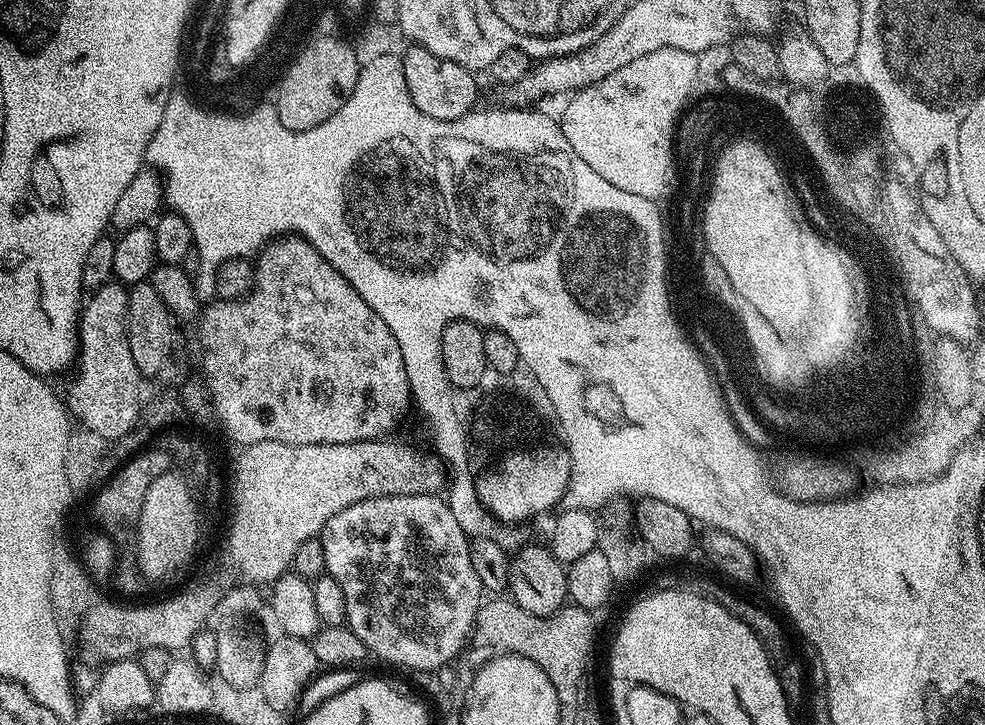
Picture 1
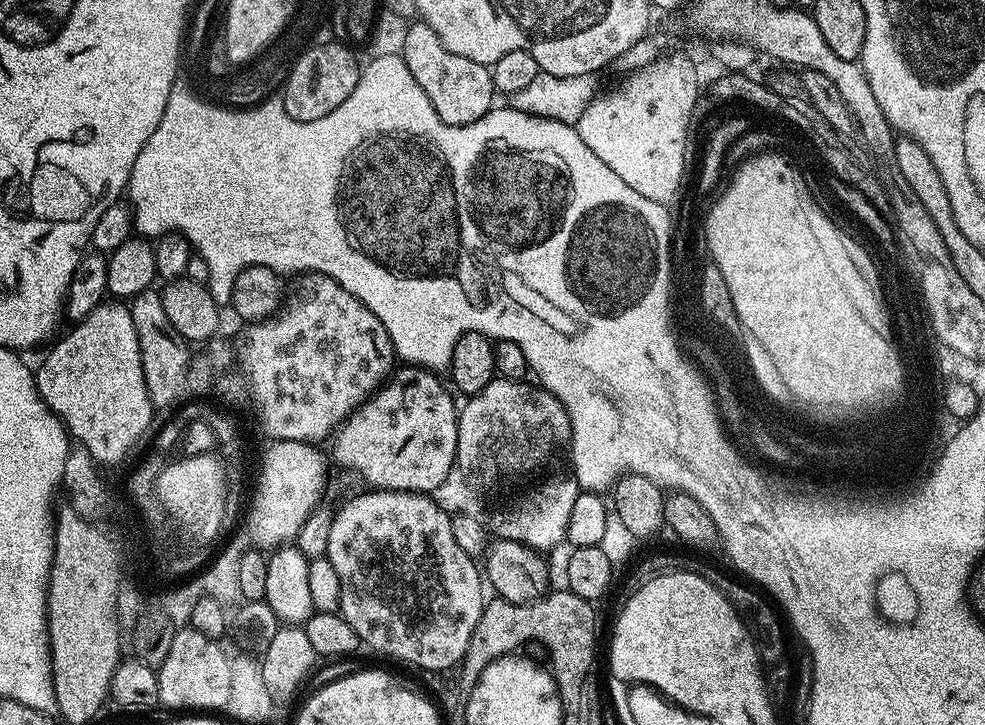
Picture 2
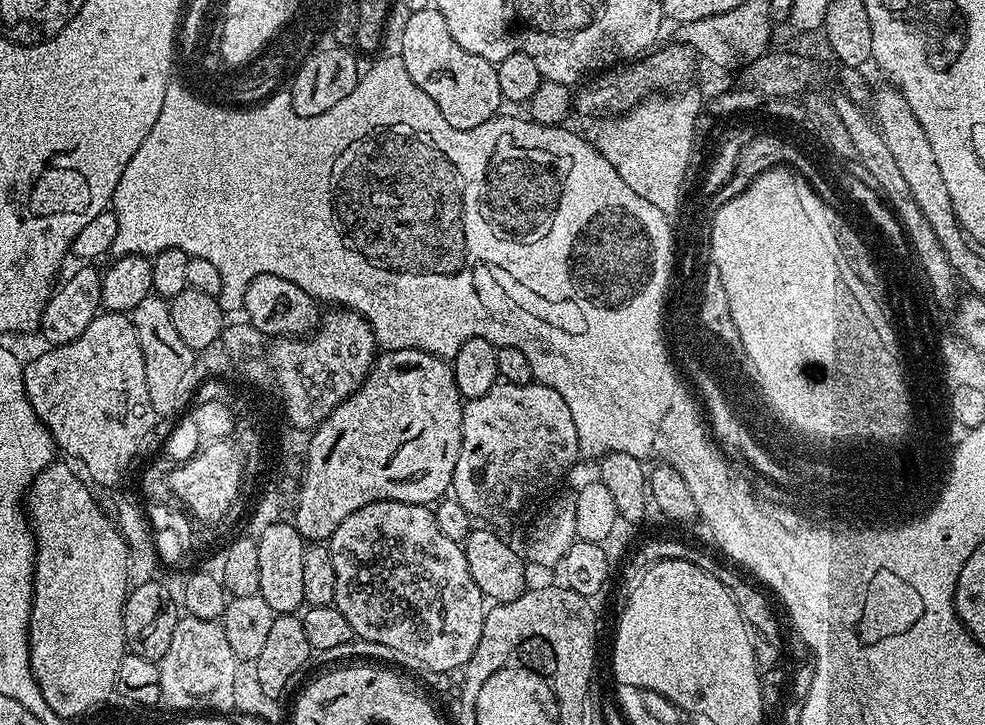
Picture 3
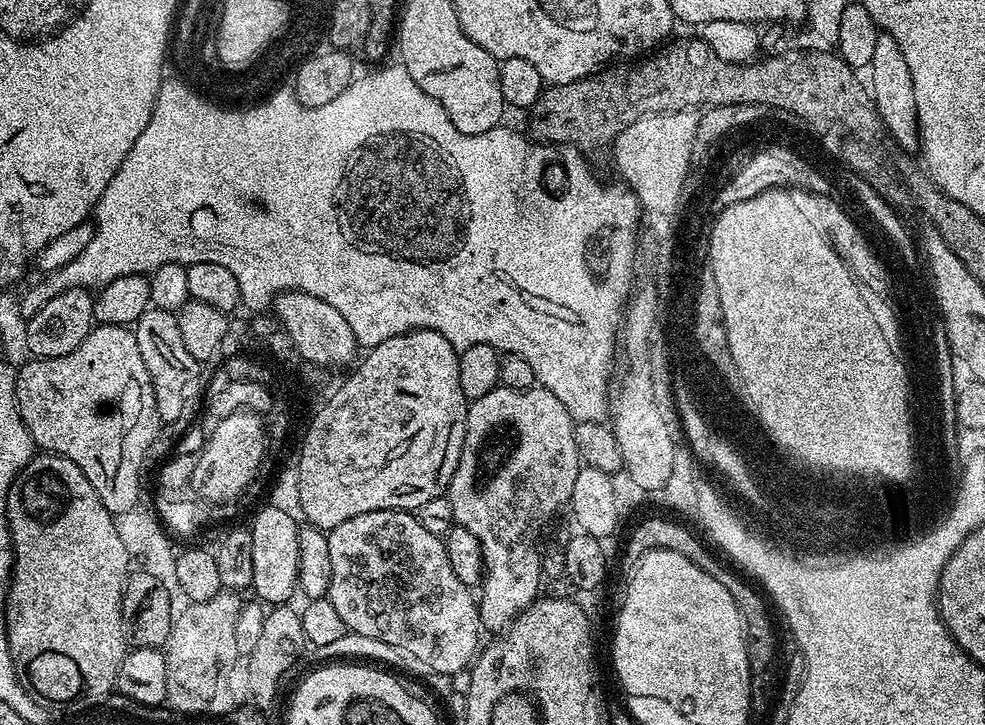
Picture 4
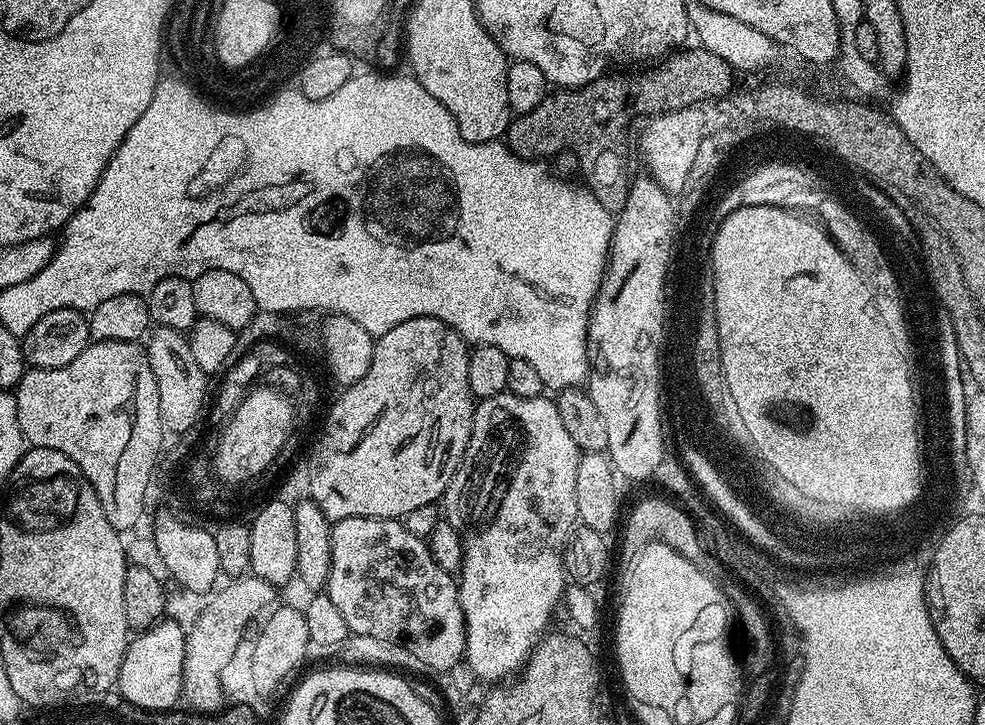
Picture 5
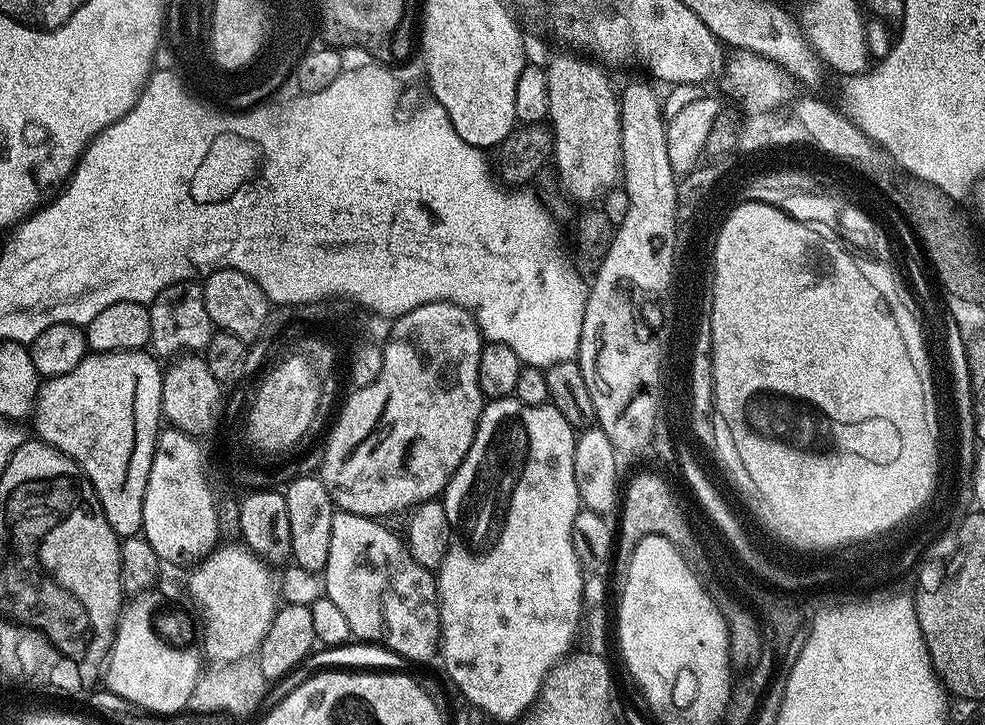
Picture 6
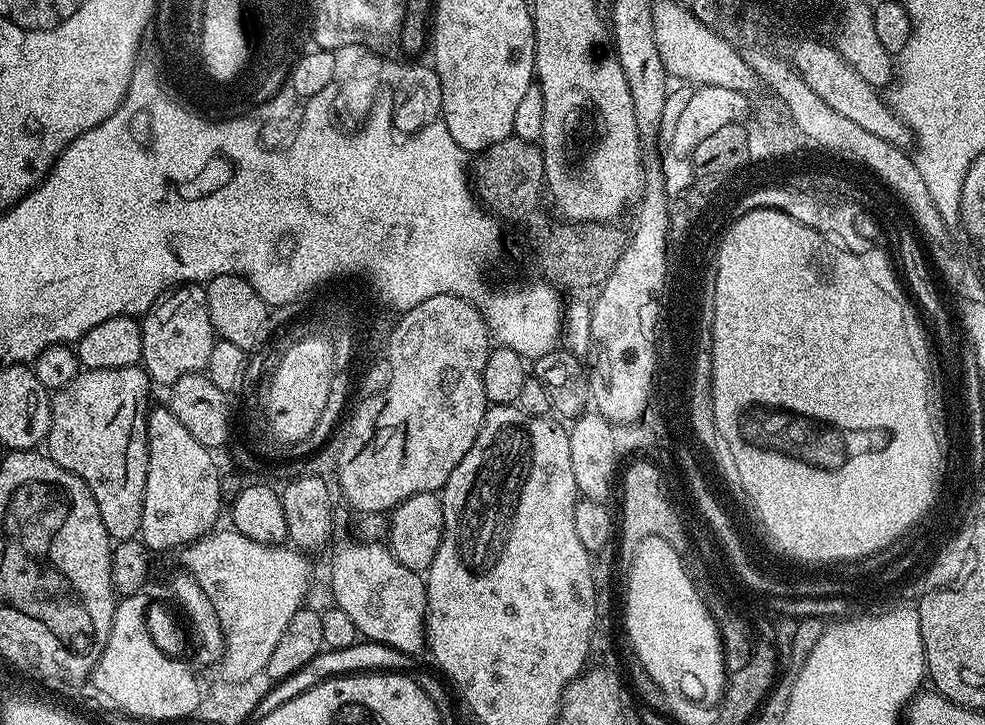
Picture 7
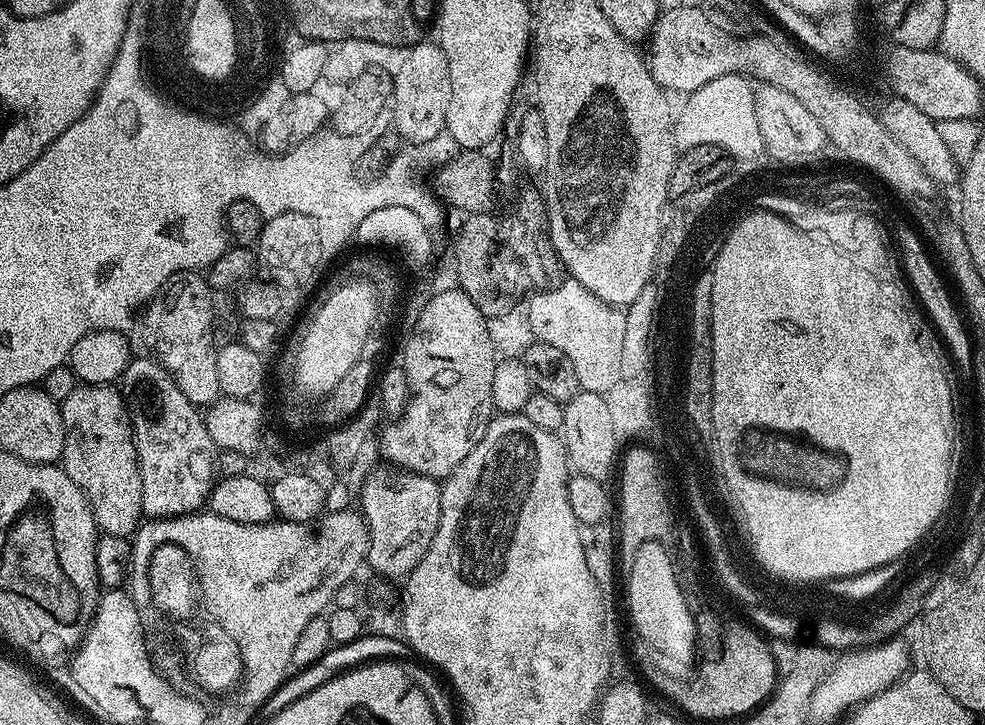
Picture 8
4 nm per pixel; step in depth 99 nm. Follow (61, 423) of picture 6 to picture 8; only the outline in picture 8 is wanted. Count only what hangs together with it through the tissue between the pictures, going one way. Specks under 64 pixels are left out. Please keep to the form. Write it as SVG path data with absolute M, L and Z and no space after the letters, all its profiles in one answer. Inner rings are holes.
M112 384L77 386L60 404L64 445L59 463L84 491L97 529L106 536L131 537L142 523L142 474L125 393Z

